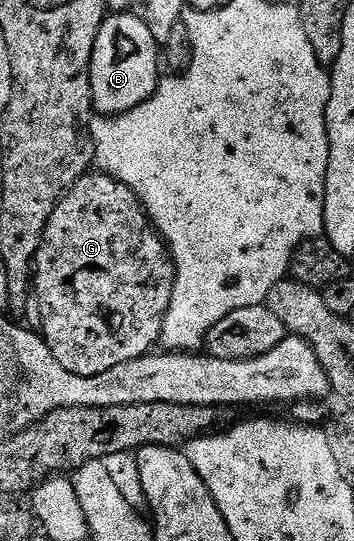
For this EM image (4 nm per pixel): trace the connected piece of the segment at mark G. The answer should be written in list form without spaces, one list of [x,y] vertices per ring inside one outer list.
[[[89,172],[83,174],[67,194],[56,203],[54,212],[46,224],[44,243],[38,248],[34,263],[34,292],[42,304],[42,324],[44,329],[42,337],[47,342],[50,352],[54,352],[54,360],[66,368],[66,372],[74,372],[78,376],[98,376],[102,372],[110,372],[110,368],[118,368],[118,364],[126,364],[130,360],[143,358],[153,349],[152,345],[160,342],[160,333],[166,312],[170,308],[170,300],[176,283],[176,266],[172,263],[172,256],[168,243],[156,233],[155,226],[148,218],[144,206],[134,196],[126,184],[122,184],[117,178],[111,178],[108,174]]]

